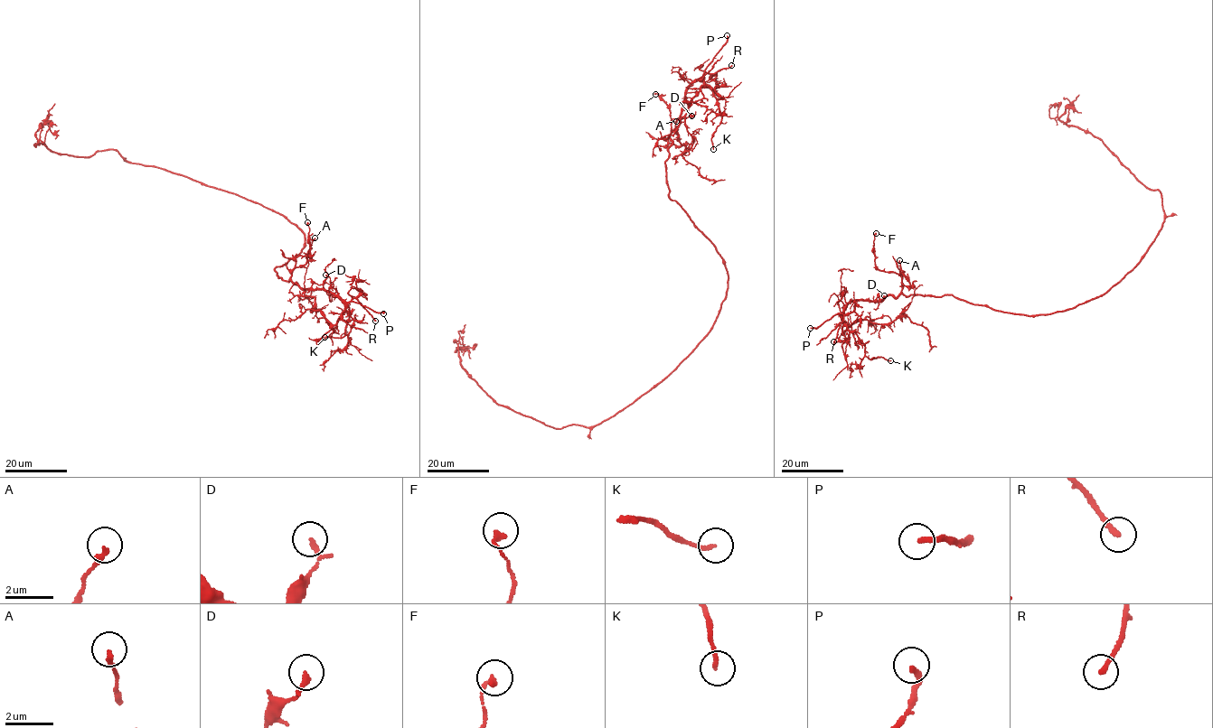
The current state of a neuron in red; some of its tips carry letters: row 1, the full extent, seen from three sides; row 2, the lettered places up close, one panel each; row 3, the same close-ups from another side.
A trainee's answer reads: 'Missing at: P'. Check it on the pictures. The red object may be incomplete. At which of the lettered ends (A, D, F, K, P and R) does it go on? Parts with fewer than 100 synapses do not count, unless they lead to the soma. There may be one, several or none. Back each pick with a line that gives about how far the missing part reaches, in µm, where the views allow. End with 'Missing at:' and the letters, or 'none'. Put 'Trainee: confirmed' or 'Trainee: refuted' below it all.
P: 50 µm
Missing at: P
Trainee: confirmed

